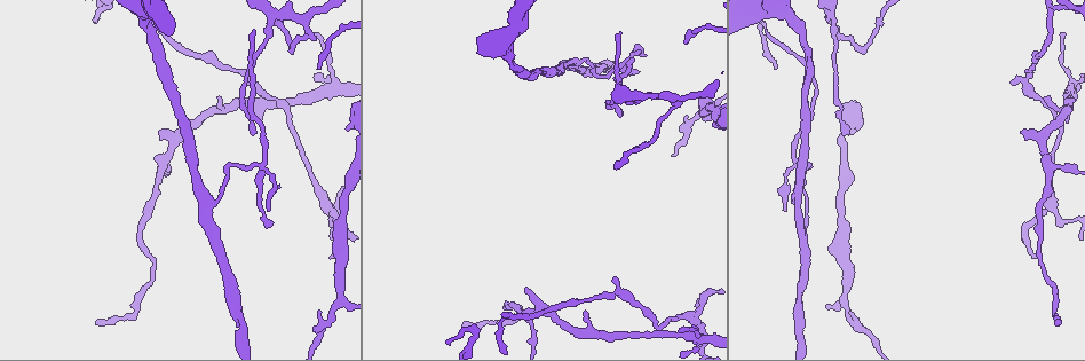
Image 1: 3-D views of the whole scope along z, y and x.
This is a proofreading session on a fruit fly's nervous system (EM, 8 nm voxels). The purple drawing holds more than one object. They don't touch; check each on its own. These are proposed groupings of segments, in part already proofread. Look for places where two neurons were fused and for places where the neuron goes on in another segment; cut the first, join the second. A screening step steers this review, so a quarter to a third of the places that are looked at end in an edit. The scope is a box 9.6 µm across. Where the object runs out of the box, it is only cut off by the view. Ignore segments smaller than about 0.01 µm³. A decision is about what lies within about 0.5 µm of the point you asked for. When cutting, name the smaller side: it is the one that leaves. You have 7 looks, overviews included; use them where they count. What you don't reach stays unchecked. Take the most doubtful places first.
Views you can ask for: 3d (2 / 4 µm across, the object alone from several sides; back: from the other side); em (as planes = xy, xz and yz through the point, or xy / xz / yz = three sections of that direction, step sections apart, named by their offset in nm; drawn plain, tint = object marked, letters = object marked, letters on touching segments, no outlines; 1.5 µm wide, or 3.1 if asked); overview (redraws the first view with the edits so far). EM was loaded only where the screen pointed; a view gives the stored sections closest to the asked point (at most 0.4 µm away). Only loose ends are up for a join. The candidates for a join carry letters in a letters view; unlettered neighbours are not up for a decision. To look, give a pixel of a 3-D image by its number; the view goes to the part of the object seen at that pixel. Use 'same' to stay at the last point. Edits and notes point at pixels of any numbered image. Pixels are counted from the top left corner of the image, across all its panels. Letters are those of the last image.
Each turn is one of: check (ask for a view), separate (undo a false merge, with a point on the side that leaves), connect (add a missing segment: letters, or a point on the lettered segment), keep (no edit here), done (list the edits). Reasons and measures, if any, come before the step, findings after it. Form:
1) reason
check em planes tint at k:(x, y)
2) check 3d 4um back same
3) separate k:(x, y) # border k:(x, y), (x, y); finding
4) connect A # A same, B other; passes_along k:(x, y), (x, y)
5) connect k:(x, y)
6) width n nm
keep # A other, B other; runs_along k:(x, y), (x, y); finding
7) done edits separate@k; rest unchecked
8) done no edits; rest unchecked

check 3d 2um at 1:(765, 30)

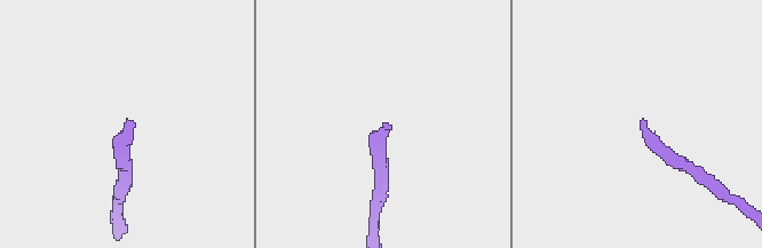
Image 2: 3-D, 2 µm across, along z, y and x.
shape alone is not enough
check em xy step 8 letters at 2:(642, 119)

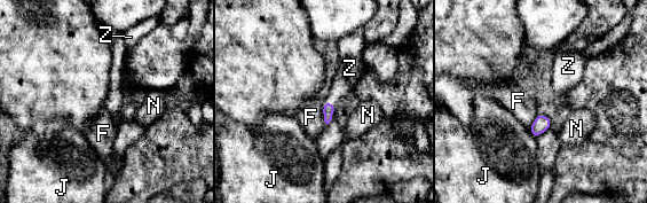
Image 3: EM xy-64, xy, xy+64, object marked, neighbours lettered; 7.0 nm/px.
width 80 nm
connect Z # F other, J other, N other, Z same; passes_along 3:(329, 108), (331, 103), (348, 72); it goes on there

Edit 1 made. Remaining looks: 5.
abrupt turn
check 3d 4um at 1:(795, 162)

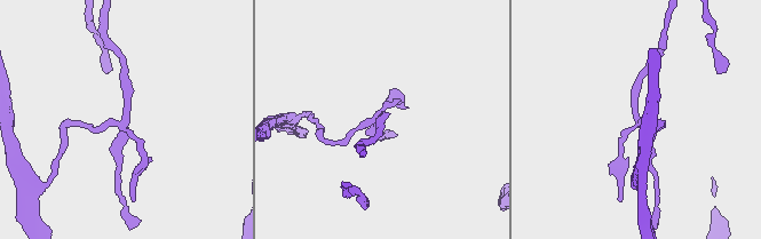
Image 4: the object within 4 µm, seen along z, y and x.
arms 4
check em yz step 4 letters at 4:(637, 121)

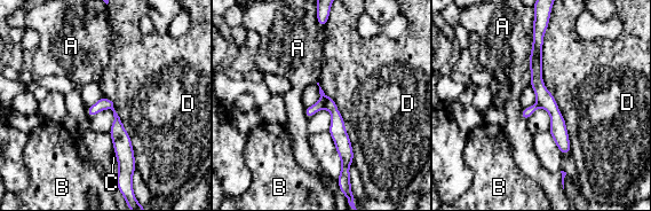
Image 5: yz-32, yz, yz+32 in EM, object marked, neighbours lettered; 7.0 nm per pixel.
separate 5:(338, 131) # A other, B other, C other, D other; part_leaving 5:(537, 28), (537, 84), (566, 150); two neurons meet here

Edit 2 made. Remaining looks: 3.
check 3d 2um at 1:(585, 312)

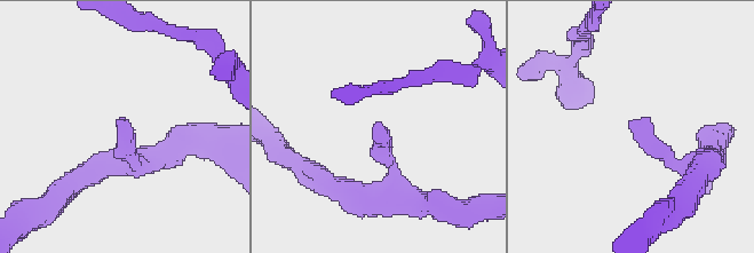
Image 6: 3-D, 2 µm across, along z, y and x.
now the EM
check em xy step 8 letters at 6:(629, 124)

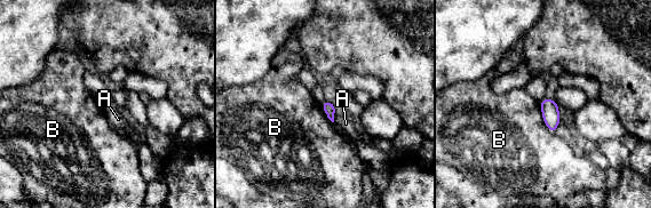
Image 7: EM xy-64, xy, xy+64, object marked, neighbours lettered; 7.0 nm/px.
keep # A other, B other; border 7:(539, 103), (544, 124), (555, 134); no lettered segment goes on from it

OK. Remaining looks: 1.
done edits connect@3, separate@5; rest unchecked

